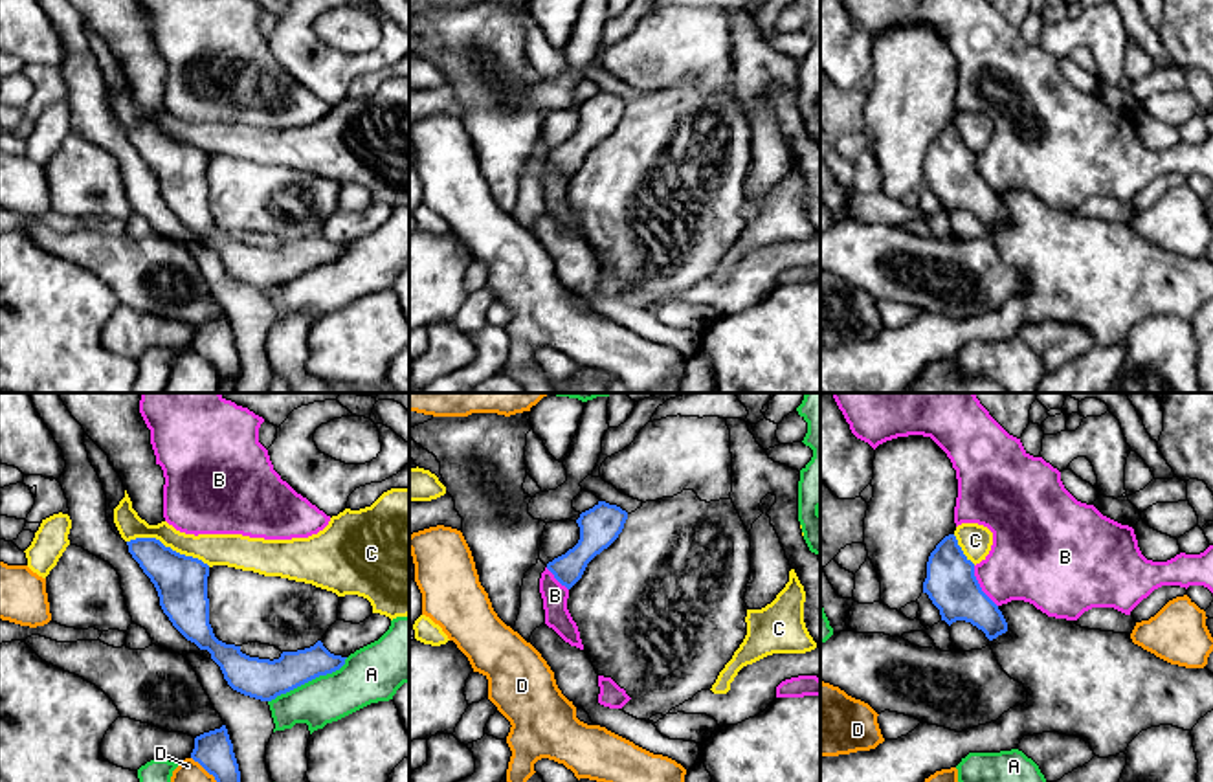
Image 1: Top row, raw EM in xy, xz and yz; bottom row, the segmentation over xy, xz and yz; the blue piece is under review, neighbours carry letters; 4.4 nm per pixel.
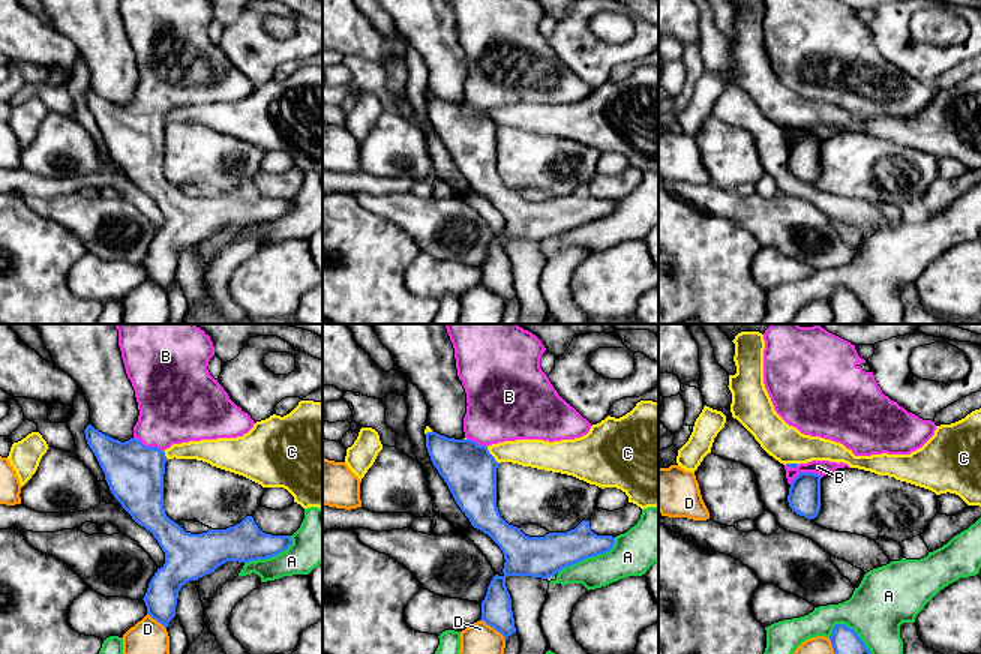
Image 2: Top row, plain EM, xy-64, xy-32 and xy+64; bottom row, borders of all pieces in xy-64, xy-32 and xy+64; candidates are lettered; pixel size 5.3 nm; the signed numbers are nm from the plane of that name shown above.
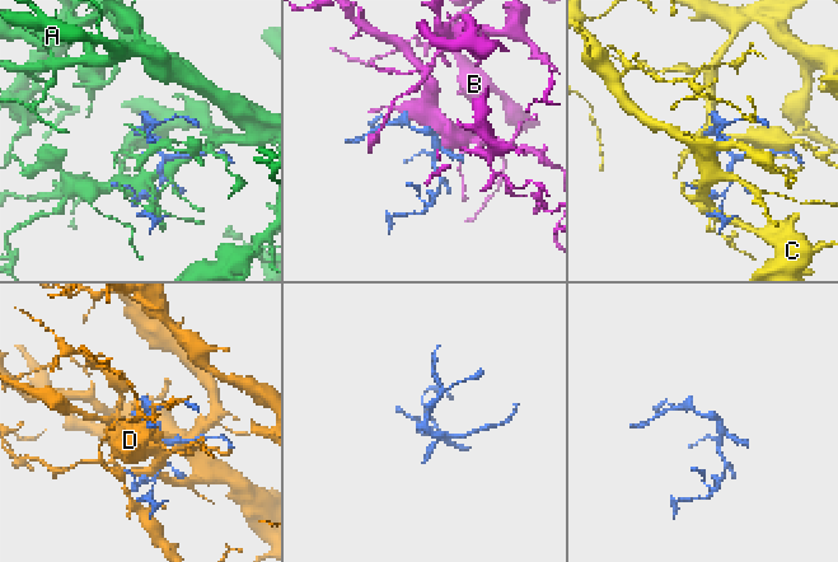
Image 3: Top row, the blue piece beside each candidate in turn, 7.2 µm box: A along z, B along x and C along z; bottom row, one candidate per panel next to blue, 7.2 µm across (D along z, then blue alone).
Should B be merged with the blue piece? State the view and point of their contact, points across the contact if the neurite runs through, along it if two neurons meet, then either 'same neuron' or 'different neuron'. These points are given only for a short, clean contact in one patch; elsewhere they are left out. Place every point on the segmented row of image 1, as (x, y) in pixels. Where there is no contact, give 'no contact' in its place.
yz (979, 586) | same neuron

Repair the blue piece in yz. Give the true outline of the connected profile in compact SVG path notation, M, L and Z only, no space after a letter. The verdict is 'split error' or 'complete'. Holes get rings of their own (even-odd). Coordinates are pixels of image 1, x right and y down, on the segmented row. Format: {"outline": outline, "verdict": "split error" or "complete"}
{"outline": "M831 393L851 433L874 450L892 439L930 437L951 459L958 479L954 523L978 523L993 532L989 554L973 564L954 534L945 536L930 553L923 593L940 609L949 626L965 620L985 633L989 641L1007 631L998 609L1011 600L1033 604L1048 617L1077 620L1092 608L1114 608L1125 615L1162 586L1204 586L1213 593L1213 545L1200 554L1180 553L1167 562L1147 560L1134 529L1103 516L1094 505L1077 501L1063 485L1061 472L1042 457L1029 455L1020 439L1009 435L980 404L974 393Z", "verdict": "split error"}

